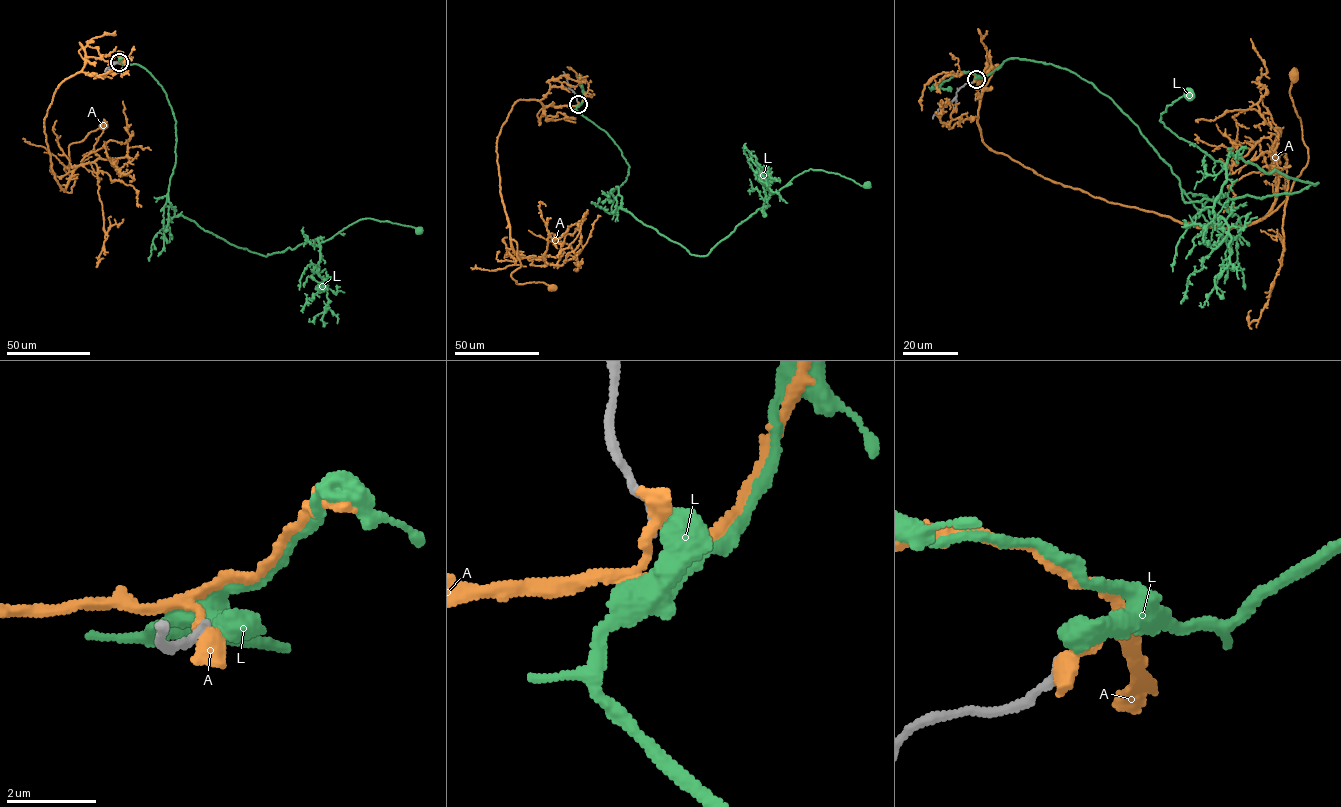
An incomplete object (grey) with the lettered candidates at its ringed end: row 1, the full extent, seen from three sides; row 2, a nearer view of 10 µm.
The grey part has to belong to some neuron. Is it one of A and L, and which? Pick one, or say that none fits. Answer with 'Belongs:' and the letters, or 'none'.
Belongs: none

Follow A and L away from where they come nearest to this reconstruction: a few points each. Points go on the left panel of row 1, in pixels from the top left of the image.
A: (119, 62), (86, 56), (53, 95), (44, 132), (64, 192), (75, 178), (65, 169), (68, 146), (103, 125)
L: (120, 62), (149, 72), (170, 106), (168, 201), (176, 216), (266, 256), (319, 244), (361, 219), (418, 231)

